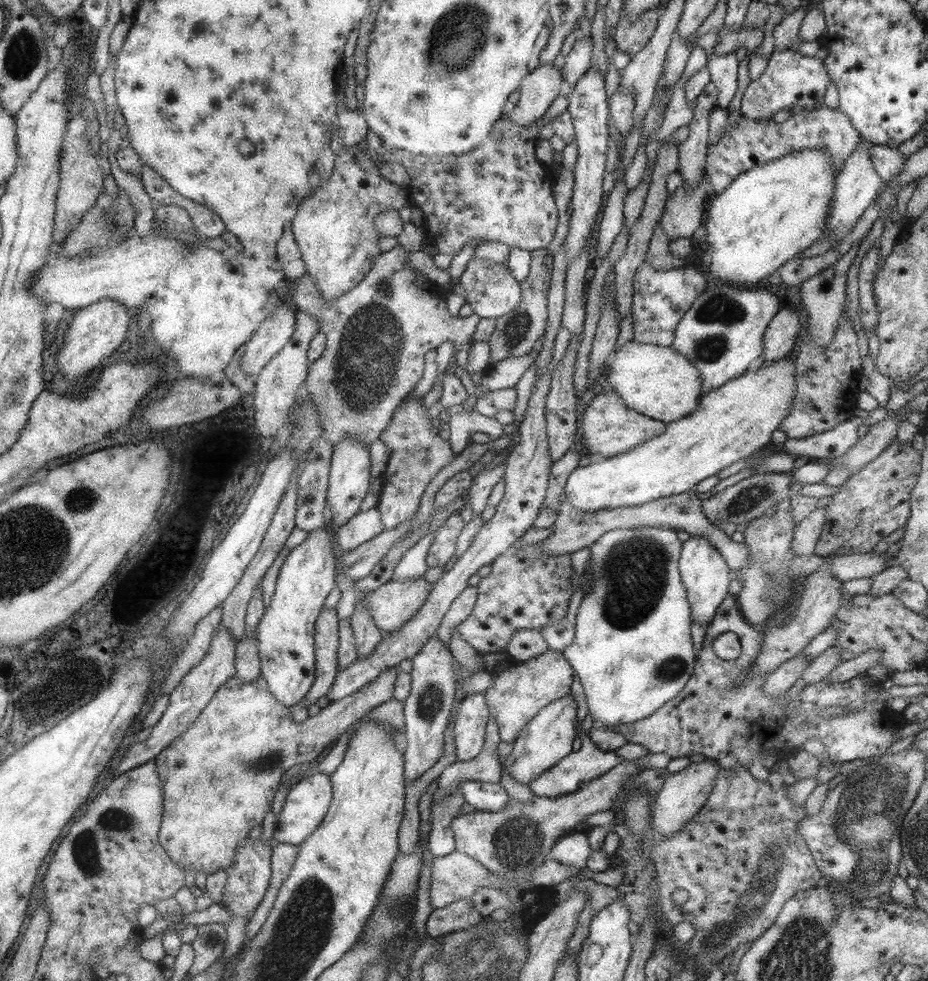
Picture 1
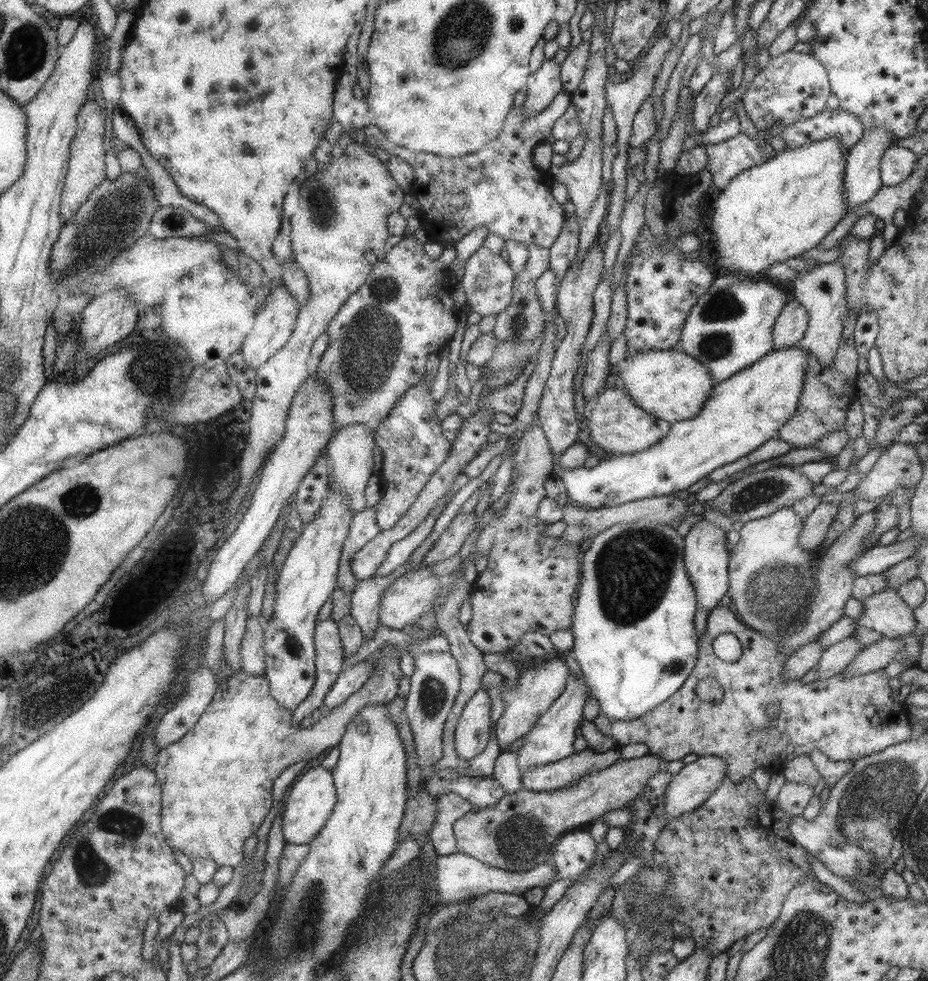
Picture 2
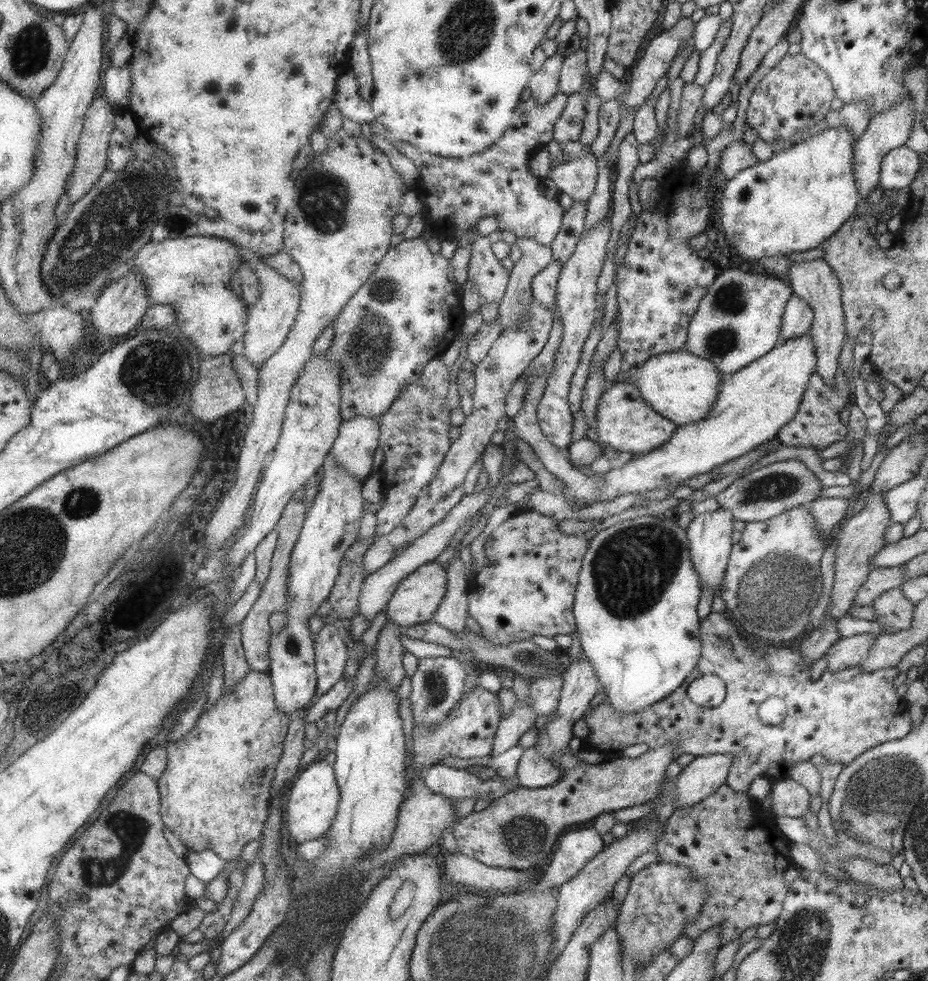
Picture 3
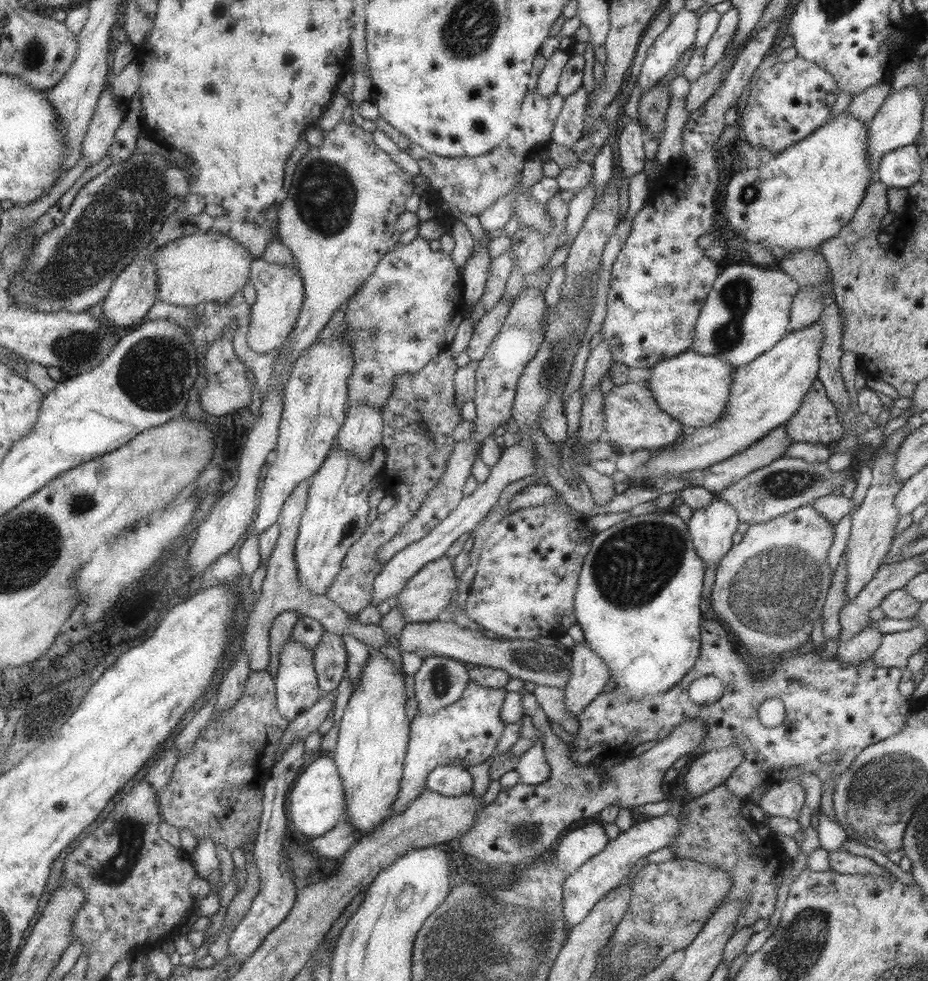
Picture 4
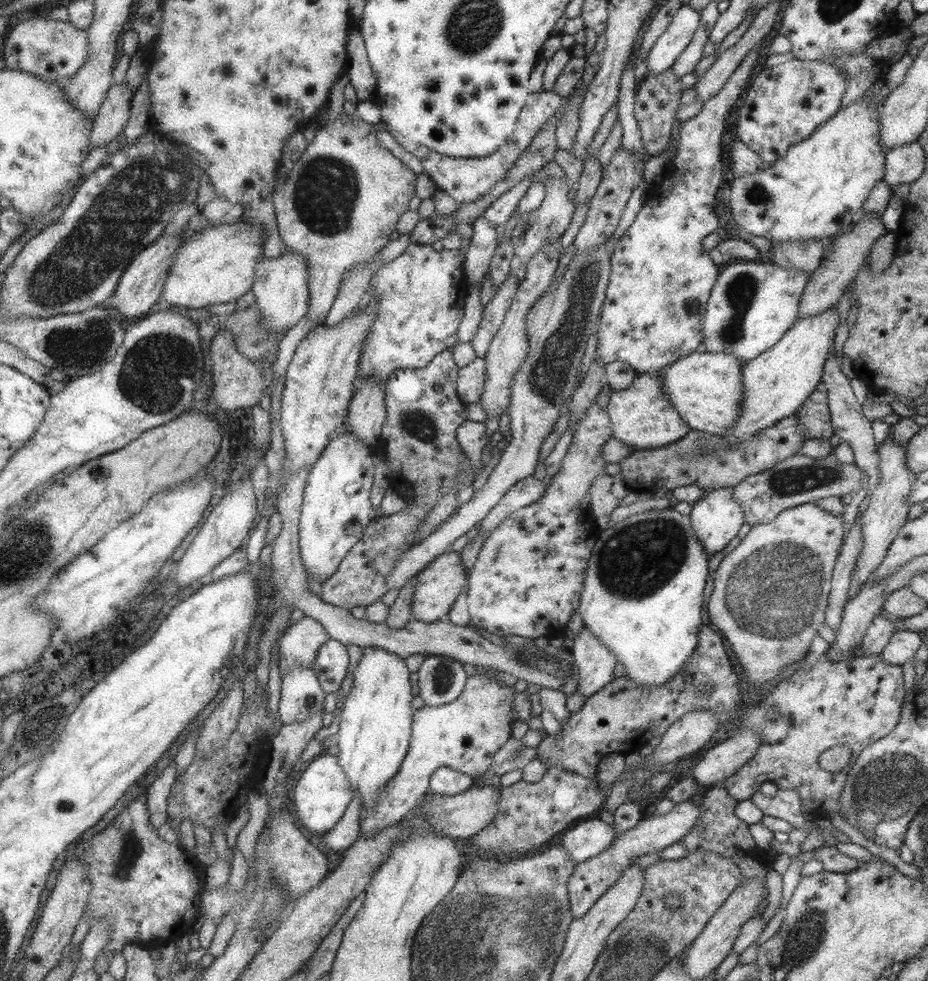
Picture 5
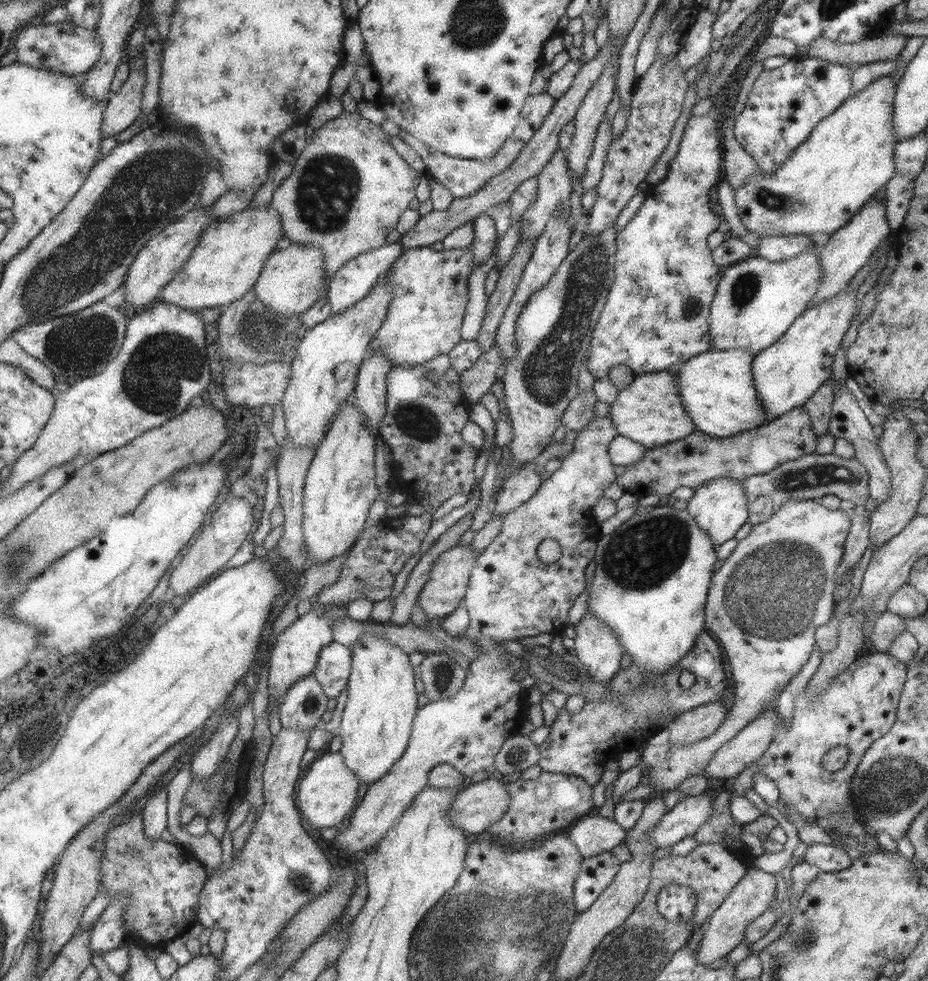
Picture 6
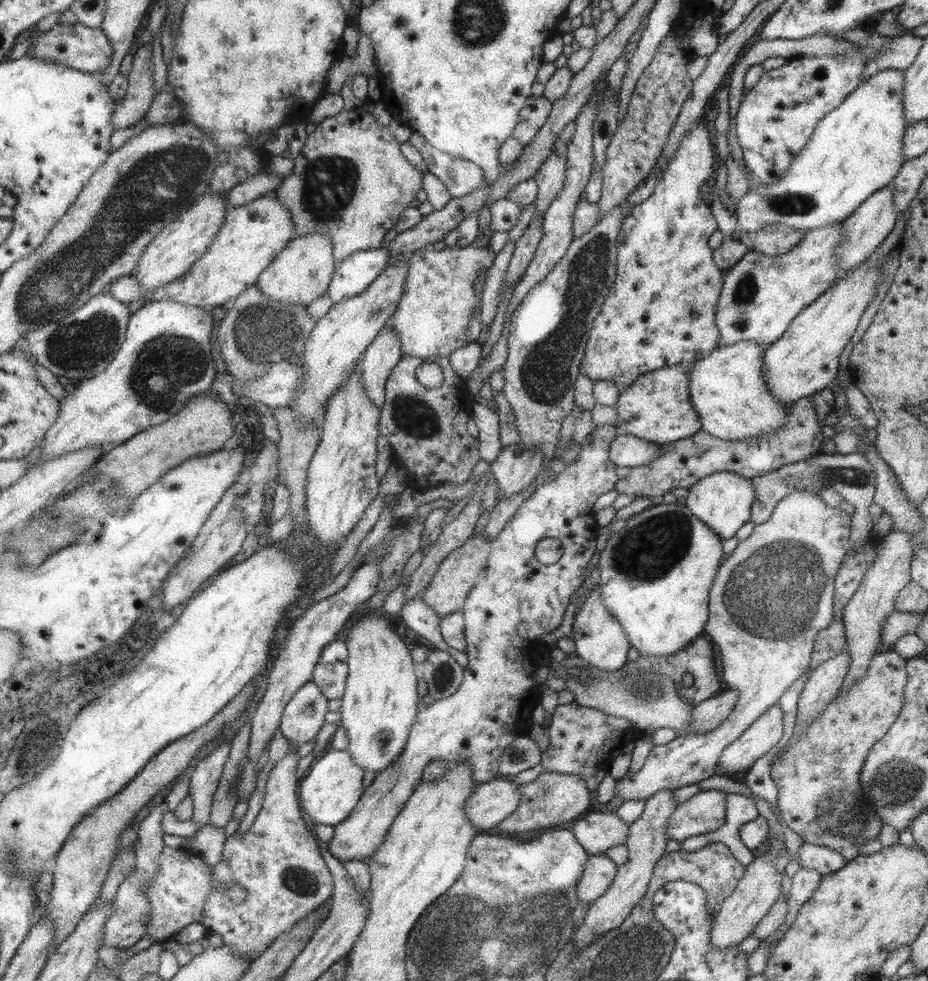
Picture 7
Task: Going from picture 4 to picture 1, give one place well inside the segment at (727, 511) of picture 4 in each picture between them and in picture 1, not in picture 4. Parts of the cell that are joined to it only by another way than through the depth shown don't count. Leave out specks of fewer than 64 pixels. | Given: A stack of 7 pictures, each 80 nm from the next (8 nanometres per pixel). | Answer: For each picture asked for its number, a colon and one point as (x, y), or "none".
1: (702, 570)
2: (705, 559)
3: (708, 541)

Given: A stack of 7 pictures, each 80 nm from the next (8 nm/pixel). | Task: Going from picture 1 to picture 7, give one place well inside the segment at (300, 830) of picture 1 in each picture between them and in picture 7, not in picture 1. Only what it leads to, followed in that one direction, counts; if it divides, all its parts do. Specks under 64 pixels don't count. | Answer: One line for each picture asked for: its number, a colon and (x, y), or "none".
2: (310, 800)
3: (312, 801)
4: (317, 799)
5: (322, 792)
6: (326, 791)
7: (330, 788)

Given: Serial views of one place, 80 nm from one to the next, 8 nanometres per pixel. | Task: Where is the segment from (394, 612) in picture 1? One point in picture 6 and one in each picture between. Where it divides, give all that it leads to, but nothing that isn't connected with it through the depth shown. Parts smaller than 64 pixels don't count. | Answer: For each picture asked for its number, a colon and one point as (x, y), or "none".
2: (408, 597)
3: (416, 599)
4: (427, 593)
5: (437, 587)
6: (444, 590)

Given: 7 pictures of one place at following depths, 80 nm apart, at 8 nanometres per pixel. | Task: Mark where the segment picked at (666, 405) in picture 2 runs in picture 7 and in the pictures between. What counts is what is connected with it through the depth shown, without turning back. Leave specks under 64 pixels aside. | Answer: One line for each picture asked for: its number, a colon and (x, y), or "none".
3: (681, 387)
4: (692, 388)
5: (705, 389)
6: (716, 387)
7: (727, 389)

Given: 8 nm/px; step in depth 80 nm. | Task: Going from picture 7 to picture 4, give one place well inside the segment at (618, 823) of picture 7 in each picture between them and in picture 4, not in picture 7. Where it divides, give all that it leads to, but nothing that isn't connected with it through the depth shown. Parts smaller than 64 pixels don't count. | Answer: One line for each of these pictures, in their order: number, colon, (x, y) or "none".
4: (577, 846)
5: (588, 837)
6: (592, 834)

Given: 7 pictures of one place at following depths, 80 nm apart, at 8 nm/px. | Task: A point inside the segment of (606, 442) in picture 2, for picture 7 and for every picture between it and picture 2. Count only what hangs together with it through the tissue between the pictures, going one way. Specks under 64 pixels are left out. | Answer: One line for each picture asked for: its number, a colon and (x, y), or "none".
3: (623, 421)
4: (633, 420)
5: (640, 416)
6: (648, 410)
7: (655, 407)

